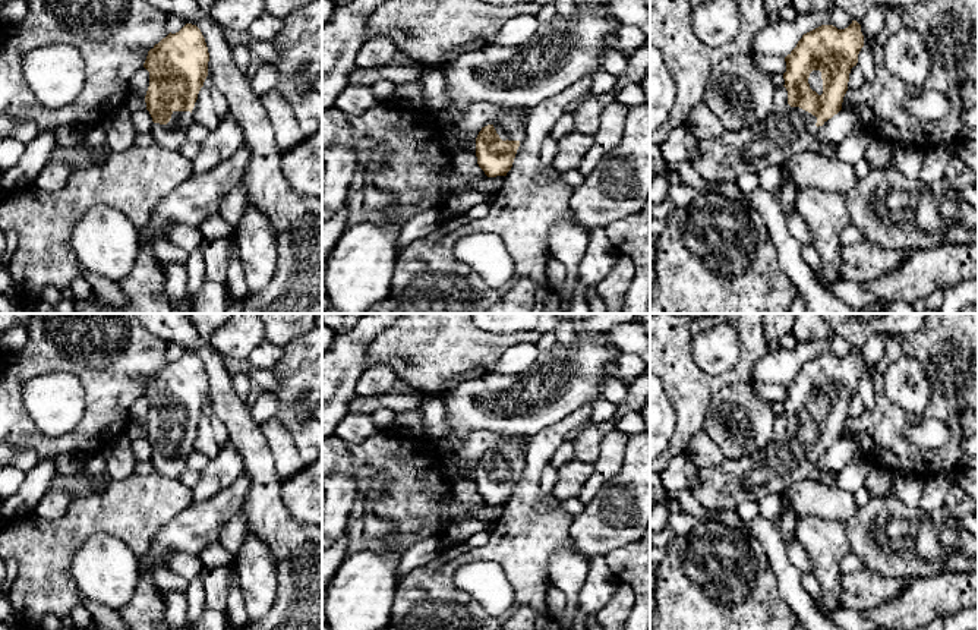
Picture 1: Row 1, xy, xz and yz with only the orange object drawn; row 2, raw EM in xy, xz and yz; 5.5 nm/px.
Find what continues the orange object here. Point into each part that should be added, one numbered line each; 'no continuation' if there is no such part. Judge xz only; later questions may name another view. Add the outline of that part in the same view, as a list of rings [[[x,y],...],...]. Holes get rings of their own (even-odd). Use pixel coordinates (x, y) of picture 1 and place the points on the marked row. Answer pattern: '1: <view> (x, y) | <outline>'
1: xz (511, 128) | [[[523,110],[520,117],[507,117],[492,123],[499,138],[502,141],[521,141],[529,111],[530,110]]]

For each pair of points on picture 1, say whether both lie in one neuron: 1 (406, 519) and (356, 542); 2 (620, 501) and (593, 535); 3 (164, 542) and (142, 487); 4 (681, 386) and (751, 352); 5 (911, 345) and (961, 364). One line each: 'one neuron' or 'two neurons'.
1: one neuron
2: one neuron
3: two neurons
4: one neuron
5: one neuron

